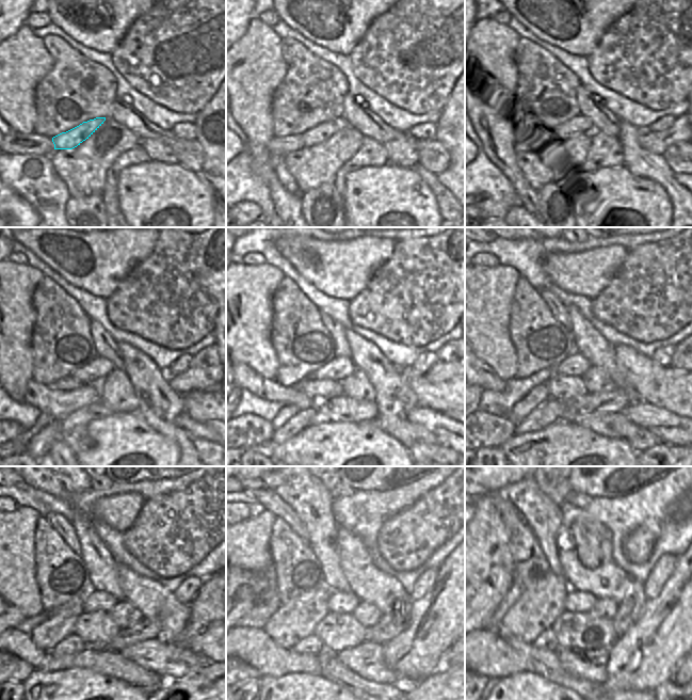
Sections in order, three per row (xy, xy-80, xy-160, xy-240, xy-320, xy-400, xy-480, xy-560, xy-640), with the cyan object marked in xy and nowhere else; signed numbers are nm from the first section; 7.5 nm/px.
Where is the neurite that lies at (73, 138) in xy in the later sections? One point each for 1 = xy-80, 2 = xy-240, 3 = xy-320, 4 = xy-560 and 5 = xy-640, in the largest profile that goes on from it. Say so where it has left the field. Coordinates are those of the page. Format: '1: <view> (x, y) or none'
1: xy-80 (321, 132)
2: xy-240 (98, 369)
3: xy-320 (340, 367)
4: xy-560 (339, 601)
5: xy-640 (576, 601)

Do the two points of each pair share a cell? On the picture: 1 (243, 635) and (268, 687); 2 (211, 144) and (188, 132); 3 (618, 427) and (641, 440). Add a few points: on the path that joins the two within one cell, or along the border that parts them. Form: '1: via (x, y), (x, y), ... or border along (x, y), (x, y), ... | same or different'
1: border along (287, 673), (280, 675), (264, 674), (261, 677) | different
2: border along (194, 124), (195, 138) | different
3: via (624, 429), (636, 436) | same

